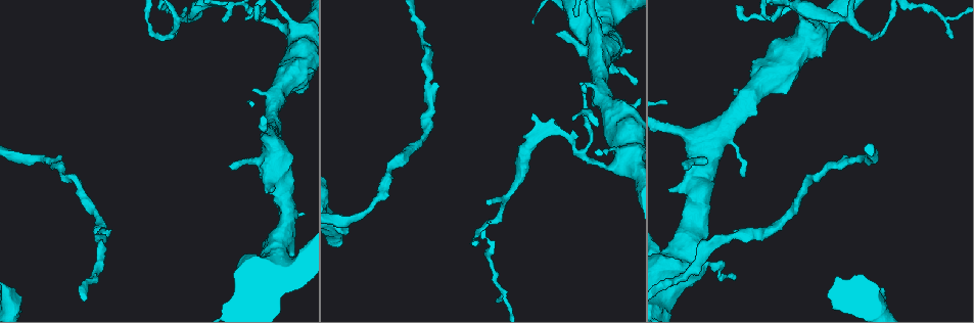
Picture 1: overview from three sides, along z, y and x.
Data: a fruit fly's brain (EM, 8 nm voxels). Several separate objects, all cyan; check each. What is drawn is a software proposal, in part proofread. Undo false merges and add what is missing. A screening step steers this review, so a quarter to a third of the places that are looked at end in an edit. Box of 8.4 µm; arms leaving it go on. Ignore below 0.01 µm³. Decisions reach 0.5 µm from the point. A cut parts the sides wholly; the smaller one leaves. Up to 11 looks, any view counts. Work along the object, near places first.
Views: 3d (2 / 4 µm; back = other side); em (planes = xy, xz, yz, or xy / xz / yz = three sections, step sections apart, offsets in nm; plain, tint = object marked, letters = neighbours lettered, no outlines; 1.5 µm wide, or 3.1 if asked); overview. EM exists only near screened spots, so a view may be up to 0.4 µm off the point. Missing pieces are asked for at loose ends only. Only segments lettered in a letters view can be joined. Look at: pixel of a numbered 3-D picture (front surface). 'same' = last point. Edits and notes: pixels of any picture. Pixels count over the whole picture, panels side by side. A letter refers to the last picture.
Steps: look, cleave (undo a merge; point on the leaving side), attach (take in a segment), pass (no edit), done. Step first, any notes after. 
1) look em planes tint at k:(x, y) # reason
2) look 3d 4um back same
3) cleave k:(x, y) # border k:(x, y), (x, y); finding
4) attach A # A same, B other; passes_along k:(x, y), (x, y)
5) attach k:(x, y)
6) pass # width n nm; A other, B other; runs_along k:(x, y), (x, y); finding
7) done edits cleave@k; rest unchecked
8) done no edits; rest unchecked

look 3d 2um at 1:(573, 40) # sudden change in width

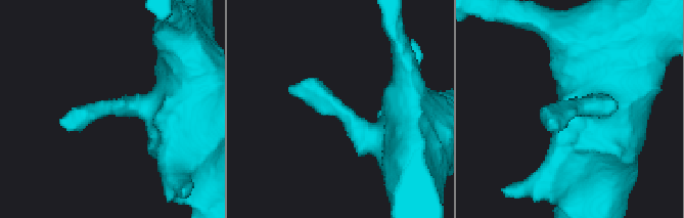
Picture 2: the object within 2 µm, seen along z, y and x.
look em xz step 8 tint at 2:(337, 109) # need the tissue

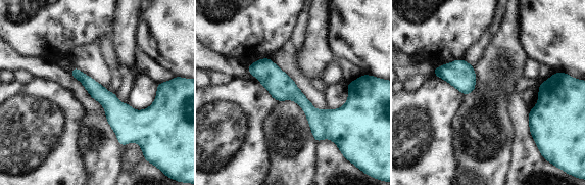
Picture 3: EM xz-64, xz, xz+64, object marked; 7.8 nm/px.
look em planes letters same

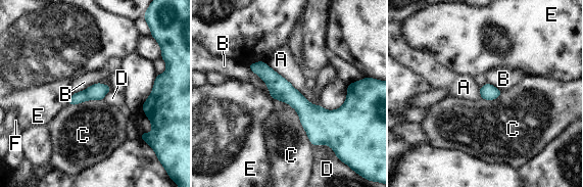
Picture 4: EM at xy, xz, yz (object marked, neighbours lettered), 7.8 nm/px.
pass # longest_contact B 480 nm; A other, B other, C other, D other, E other, F other; runs_along 4:(252, 65), (311, 115), (337, 115), (350, 89); one neuron here

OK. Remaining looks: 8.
look em yz step 4 letters at 1:(622, 152) # thick turns thin

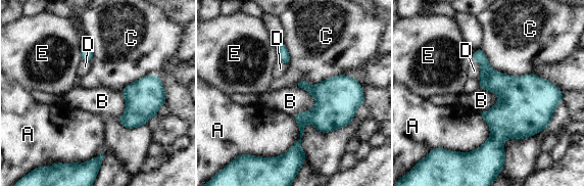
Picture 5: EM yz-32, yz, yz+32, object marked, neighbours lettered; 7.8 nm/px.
pass # A other, B other, C other, D other, E other; border 5:(297, 86), (313, 107), (292, 115); all the same neuron

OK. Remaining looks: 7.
look em xz step 8 letters at 1:(492, 221) # abrupt turn

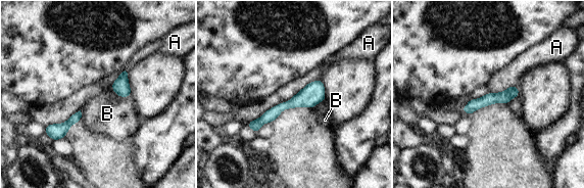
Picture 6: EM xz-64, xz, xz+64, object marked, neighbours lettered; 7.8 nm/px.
look em planes letters same # another direction

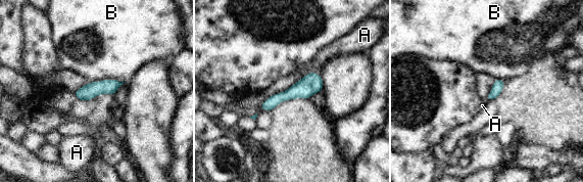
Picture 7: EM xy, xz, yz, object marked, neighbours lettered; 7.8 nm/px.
pass # A other, B other; one neuron here

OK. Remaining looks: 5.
look 3d 4um at 1:(14, 291) # stops while still wide

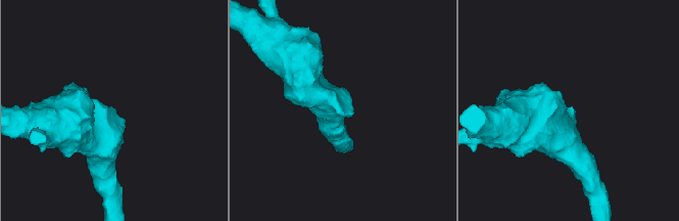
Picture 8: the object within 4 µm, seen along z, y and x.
look em yz step 8 letters at 8:(113, 115) # shape alone is not enough

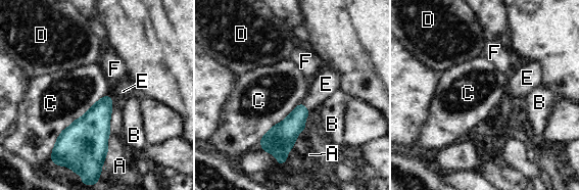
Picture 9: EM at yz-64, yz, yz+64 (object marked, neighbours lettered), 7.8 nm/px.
attach E # A other, B other, C other, D other, E same, F other; passes_along 9:(286, 132), (305, 107), (326, 84); it goes on there

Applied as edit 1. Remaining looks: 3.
done edits attach@9; rest unchecked

